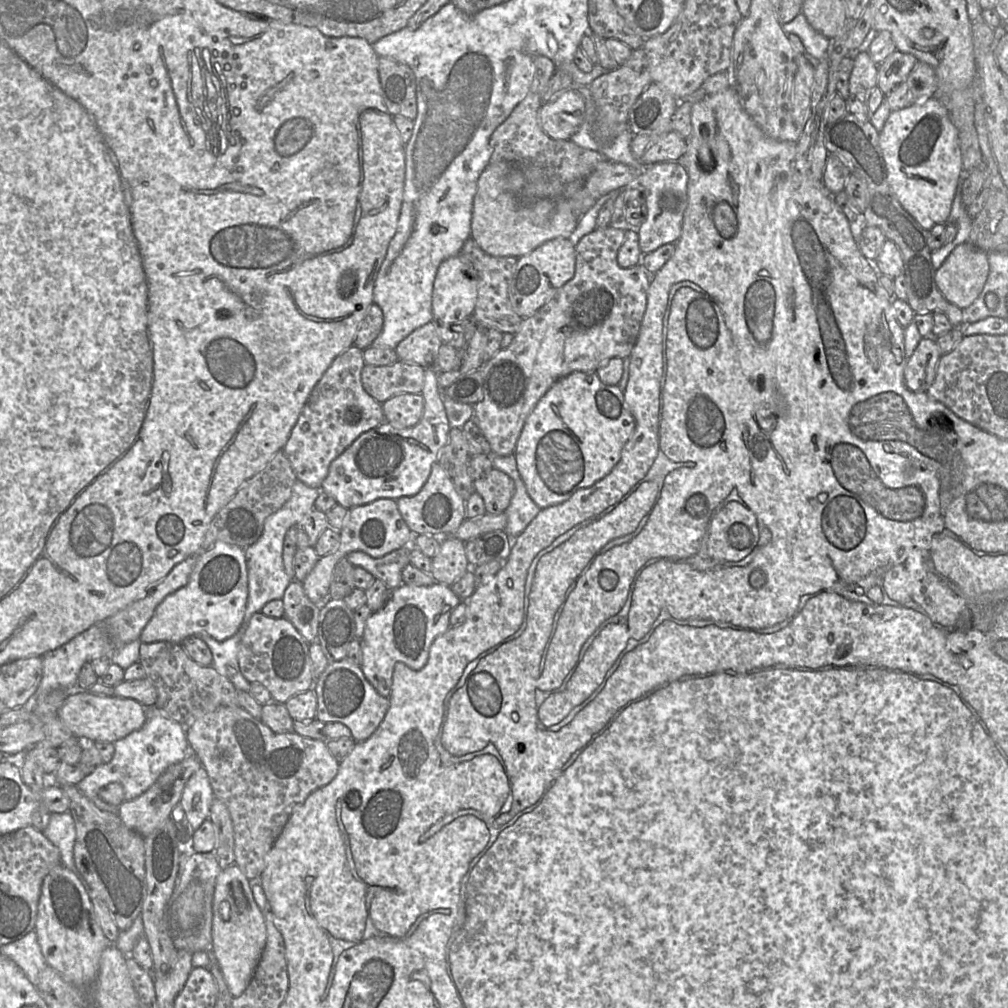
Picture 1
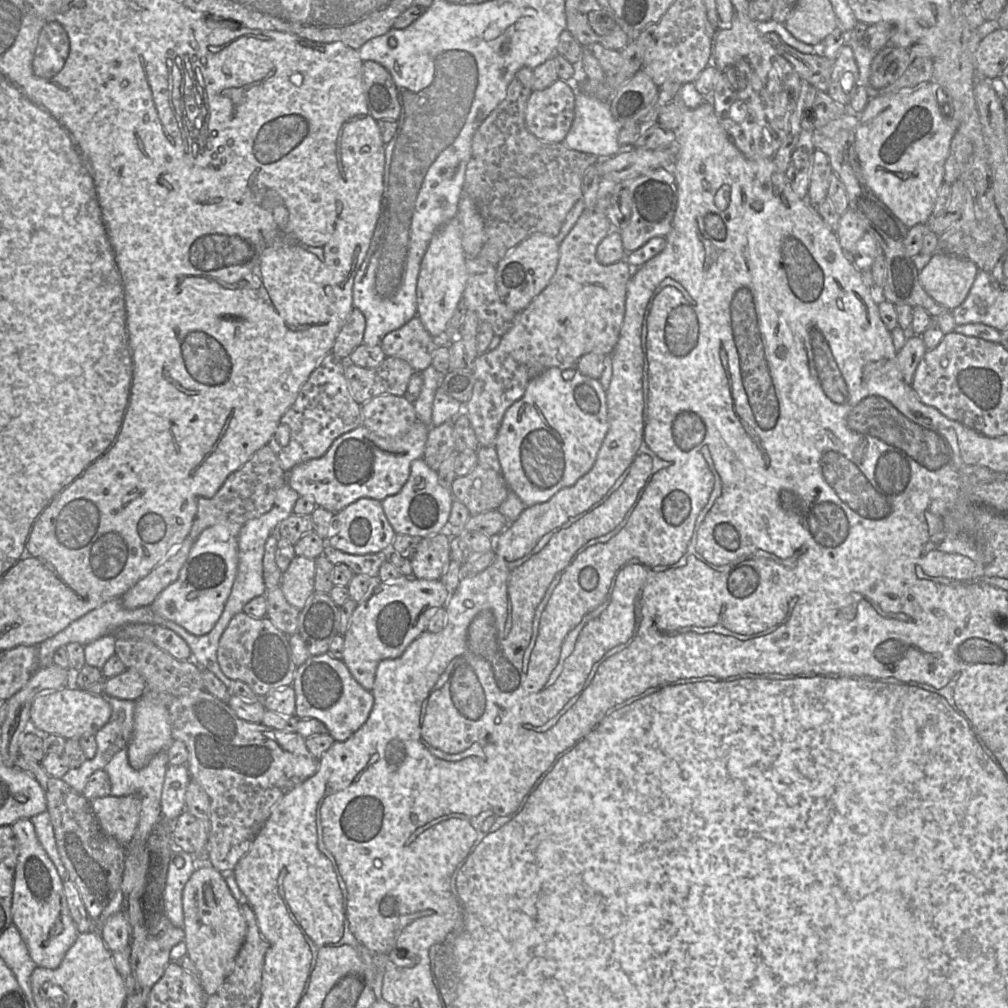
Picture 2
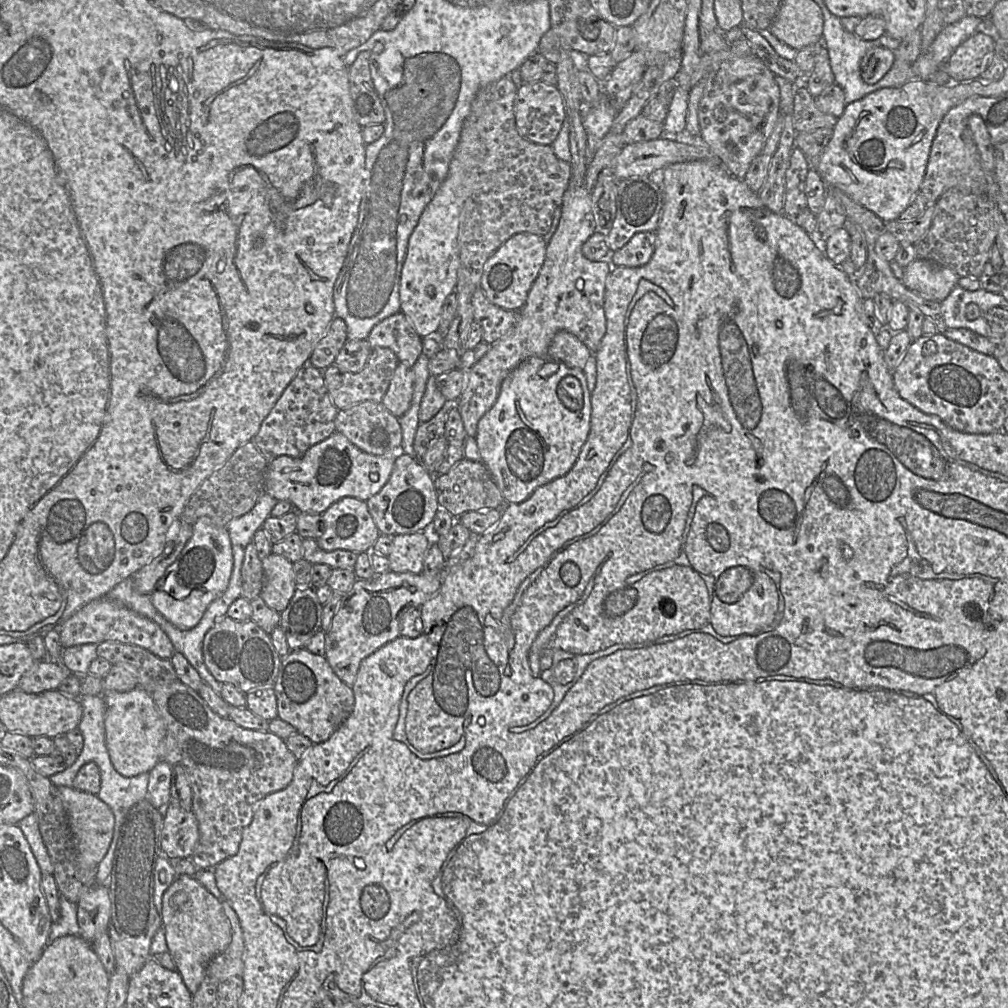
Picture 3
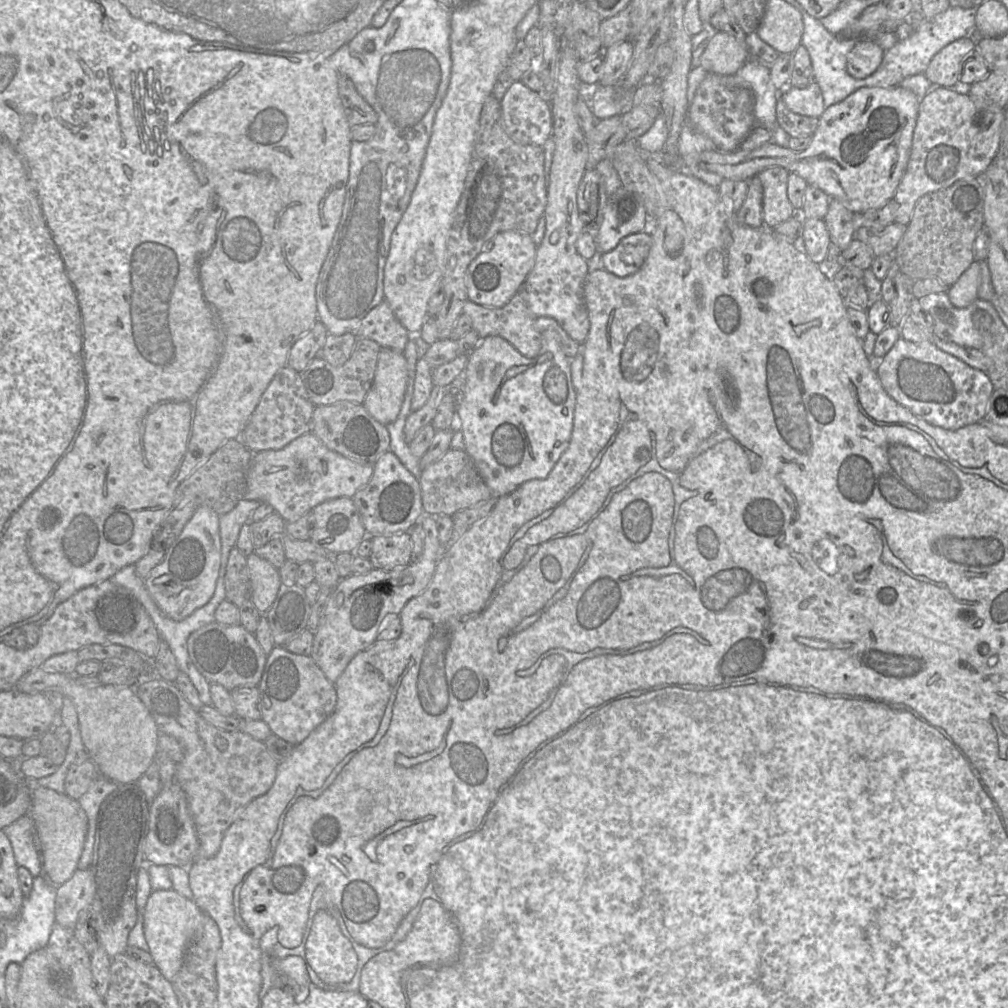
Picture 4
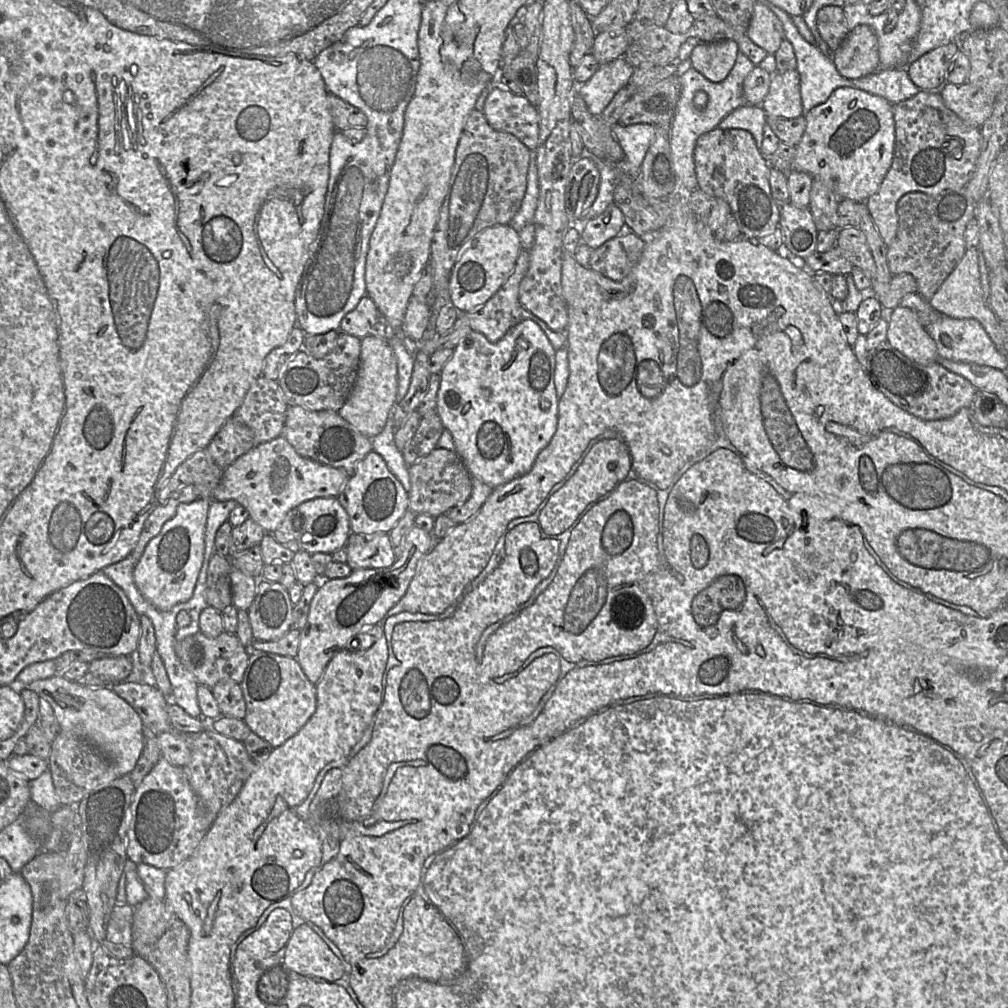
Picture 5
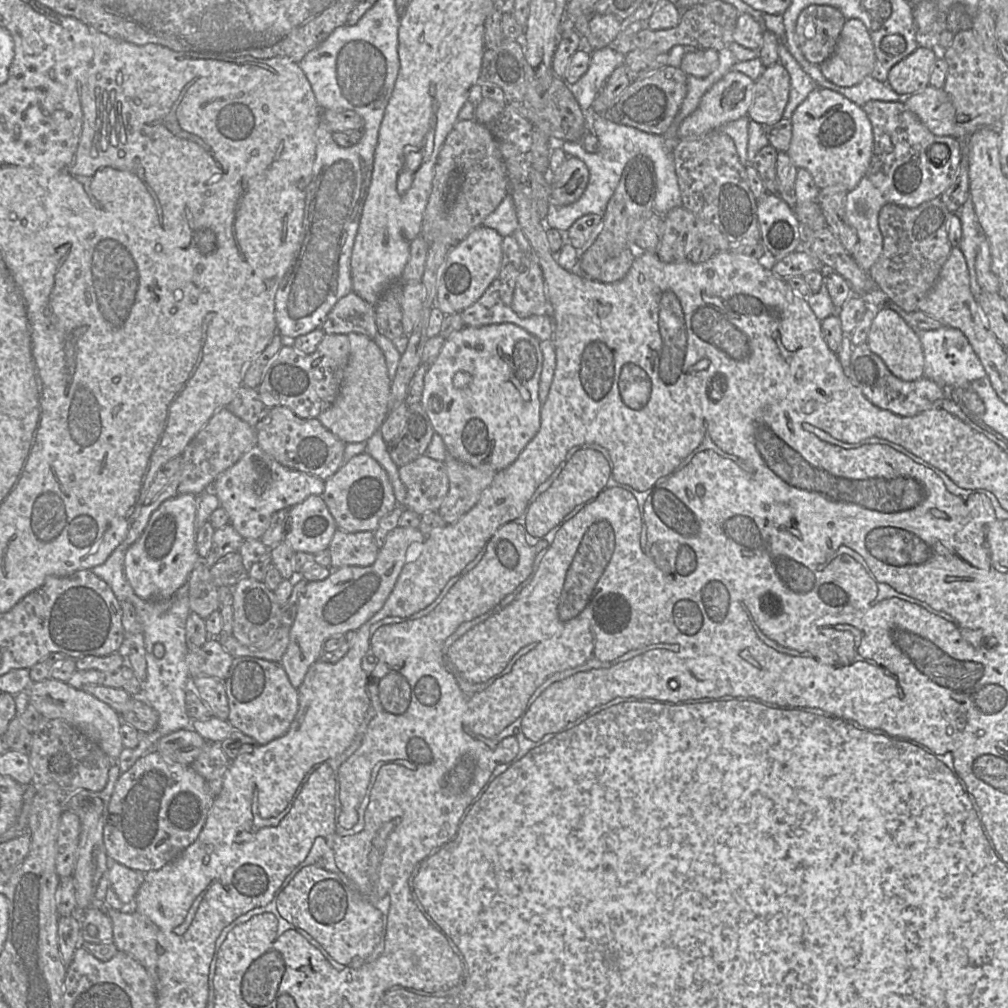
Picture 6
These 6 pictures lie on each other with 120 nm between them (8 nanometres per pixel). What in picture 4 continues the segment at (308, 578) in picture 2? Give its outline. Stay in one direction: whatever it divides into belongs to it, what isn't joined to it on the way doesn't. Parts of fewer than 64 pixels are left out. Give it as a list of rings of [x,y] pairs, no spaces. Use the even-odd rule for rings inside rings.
[[[253,553],[247,556],[247,565],[252,588],[251,602],[264,615],[282,585],[278,569]]]

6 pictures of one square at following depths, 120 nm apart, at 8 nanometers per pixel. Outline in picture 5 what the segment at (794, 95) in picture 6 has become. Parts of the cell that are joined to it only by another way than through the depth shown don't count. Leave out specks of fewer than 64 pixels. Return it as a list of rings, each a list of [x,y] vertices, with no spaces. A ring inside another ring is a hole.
[[[768,2],[768,7],[774,12],[774,14],[780,19],[784,38],[788,40],[794,49],[797,68],[796,71],[800,76],[800,93],[804,114],[811,110],[813,107],[824,103],[834,90],[846,87],[849,84],[850,79],[846,79],[840,75],[836,66],[833,63],[832,56],[824,54],[817,46],[808,43],[798,29],[792,22],[791,16],[782,9]]]

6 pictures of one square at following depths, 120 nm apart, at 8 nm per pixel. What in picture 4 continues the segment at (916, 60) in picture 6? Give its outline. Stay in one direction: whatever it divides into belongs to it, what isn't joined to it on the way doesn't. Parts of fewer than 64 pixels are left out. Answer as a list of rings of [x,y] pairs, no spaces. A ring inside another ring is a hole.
[[[967,36],[951,42],[932,58],[923,75],[933,85],[958,87],[964,61],[975,51],[977,39]]]

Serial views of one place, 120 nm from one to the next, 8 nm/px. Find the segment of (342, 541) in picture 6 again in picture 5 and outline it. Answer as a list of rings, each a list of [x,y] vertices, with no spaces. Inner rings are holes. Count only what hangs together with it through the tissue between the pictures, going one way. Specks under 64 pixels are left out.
[[[351,533],[343,549],[345,562],[353,570],[386,568],[395,560],[395,547],[386,533]]]

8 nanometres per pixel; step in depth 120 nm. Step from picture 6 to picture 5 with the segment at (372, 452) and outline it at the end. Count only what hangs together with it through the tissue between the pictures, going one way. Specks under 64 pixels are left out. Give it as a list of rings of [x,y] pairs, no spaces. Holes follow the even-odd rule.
[[[395,402],[389,413],[389,417],[382,432],[375,436],[372,440],[373,451],[382,456],[389,470],[402,484],[403,488],[408,492],[410,490],[410,479],[408,473],[408,465],[406,464],[401,451],[395,444],[395,422],[393,412],[395,410]]]

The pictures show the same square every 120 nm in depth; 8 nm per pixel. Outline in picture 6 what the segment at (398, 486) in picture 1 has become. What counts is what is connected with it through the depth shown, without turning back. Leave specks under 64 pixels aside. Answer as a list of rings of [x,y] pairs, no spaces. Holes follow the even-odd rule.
[[[255,445],[222,472],[210,490],[218,497],[220,507],[226,510],[229,525],[245,540],[253,540],[260,539],[277,511],[290,508],[310,496],[321,495],[324,480],[281,465]]]

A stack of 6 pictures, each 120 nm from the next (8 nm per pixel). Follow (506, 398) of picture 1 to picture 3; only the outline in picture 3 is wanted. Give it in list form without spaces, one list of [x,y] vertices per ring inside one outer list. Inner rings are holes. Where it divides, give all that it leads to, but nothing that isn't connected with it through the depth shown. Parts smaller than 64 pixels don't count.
[[[585,182],[582,187],[569,185],[560,208],[560,222],[547,243],[545,261],[526,303],[517,313],[514,326],[464,372],[464,387],[456,407],[469,437],[475,437],[480,419],[497,401],[505,378],[529,358],[548,357],[548,348],[557,332],[572,333],[592,353],[599,349],[606,333],[605,284],[613,266],[609,260],[590,261],[582,253],[583,244],[597,233],[598,228]]]

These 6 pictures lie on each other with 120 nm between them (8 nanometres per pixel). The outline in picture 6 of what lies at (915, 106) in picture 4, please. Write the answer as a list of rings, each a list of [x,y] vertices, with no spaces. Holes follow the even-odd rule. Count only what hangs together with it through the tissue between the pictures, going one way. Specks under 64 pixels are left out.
[[[816,88],[790,119],[792,137],[786,153],[791,162],[807,170],[820,189],[853,190],[870,165],[874,147],[872,125],[863,107],[838,92]]]

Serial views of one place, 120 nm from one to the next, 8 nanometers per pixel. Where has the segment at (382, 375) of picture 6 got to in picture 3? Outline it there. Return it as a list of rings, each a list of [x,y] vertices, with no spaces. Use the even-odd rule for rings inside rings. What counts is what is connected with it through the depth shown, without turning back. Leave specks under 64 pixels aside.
[[[400,362],[390,385],[380,401],[394,416],[402,416],[410,407],[413,398],[414,373],[412,367]]]

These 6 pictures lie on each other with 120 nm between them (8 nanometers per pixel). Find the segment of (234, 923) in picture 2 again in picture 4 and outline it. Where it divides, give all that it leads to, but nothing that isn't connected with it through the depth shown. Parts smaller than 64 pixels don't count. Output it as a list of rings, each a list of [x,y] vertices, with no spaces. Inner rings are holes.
[[[174,889],[153,891],[141,912],[144,936],[153,964],[170,982],[180,970],[186,951],[201,929],[207,916],[196,903]]]

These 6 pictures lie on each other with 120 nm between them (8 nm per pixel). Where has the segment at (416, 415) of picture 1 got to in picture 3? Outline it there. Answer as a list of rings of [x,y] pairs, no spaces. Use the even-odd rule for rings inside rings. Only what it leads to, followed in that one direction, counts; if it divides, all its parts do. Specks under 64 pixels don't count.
[[[364,401],[338,411],[335,418],[335,429],[360,450],[381,457],[397,457],[401,451],[402,429],[399,417],[394,416],[381,403]]]

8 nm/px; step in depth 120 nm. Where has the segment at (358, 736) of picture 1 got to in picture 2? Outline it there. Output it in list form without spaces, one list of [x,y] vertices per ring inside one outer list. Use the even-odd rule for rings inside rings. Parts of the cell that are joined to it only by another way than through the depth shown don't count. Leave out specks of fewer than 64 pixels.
[[[327,654],[311,656],[297,666],[291,687],[295,693],[295,717],[321,722],[335,742],[346,741],[358,732],[374,706],[373,694],[353,678],[342,660]]]

